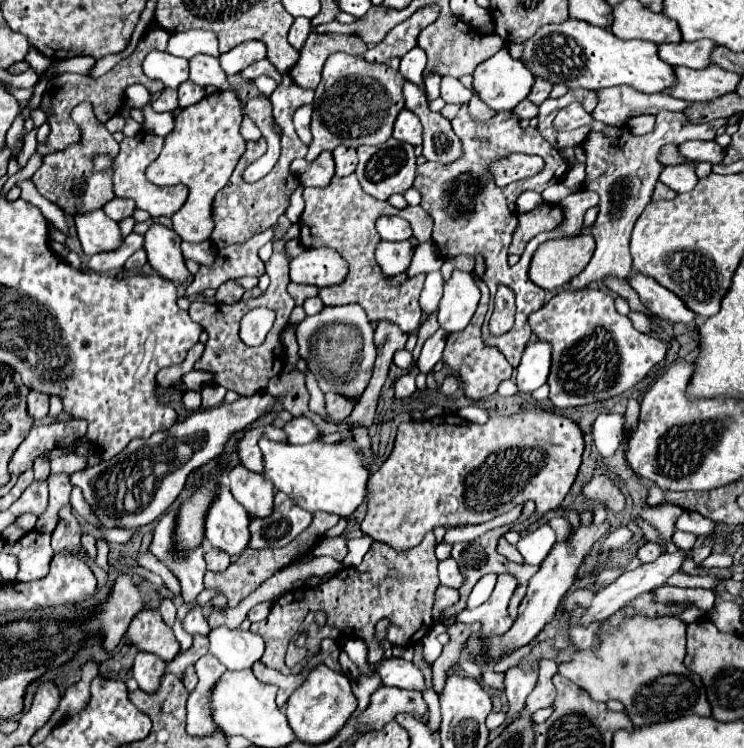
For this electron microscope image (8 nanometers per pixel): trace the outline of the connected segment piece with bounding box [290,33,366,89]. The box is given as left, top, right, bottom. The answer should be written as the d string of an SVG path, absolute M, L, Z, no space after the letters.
M310 33L308 41L304 43L304 49L300 53L298 63L294 69L290 69L292 79L308 89L316 89L322 77L322 67L328 59L328 55L344 51L350 55L362 55L366 51L366 43L358 35L336 35L336 33L326 33L326 35L316 35Z

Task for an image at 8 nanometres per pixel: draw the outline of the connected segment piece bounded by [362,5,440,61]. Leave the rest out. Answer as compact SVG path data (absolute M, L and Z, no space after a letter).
M428 5L428 7L418 9L404 23L396 25L382 43L378 43L372 49L368 49L362 57L366 61L388 61L392 57L398 57L398 59L404 57L412 47L416 47L418 33L424 27L428 27L430 23L434 23L438 13L440 13L438 5Z

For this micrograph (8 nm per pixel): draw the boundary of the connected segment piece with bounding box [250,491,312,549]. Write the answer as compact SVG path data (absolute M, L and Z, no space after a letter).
M276 493L274 513L266 519L252 519L250 523L250 547L254 549L276 549L288 545L312 523L312 513L304 511L288 495Z

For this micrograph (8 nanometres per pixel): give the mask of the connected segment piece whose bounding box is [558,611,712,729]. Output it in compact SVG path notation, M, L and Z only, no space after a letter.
M616 611L600 629L604 633L594 649L578 649L570 661L558 667L562 677L588 691L594 701L618 699L624 703L626 715L636 729L694 713L710 717L712 711L700 677L682 663L686 655L686 623L676 617L626 617L624 611Z

